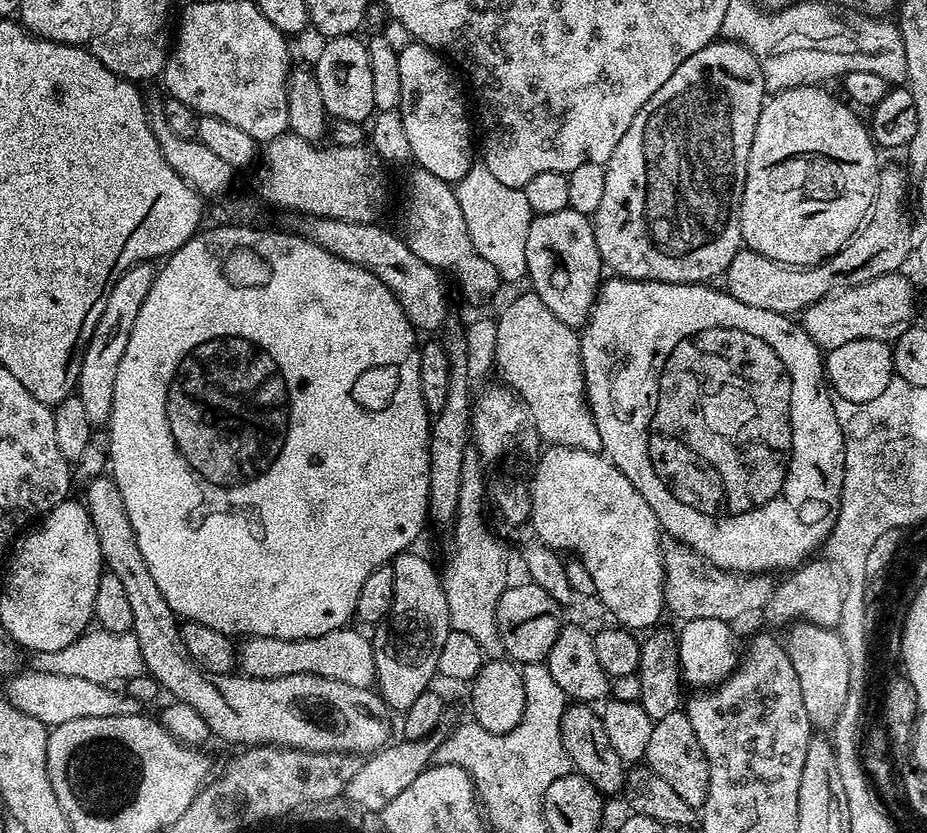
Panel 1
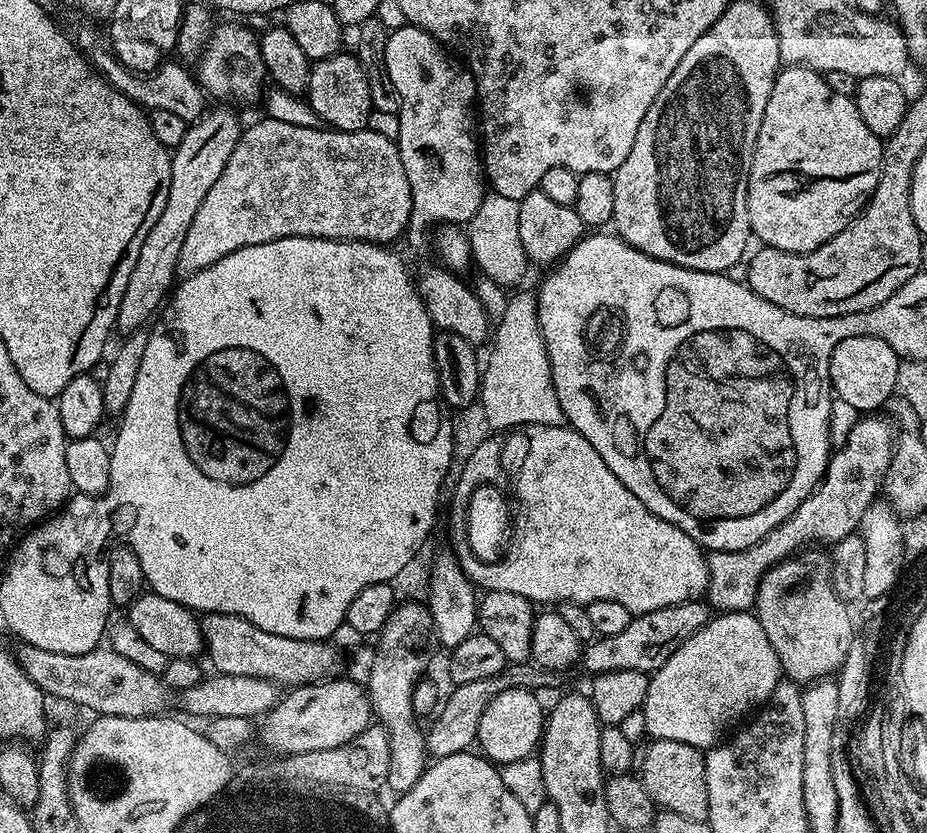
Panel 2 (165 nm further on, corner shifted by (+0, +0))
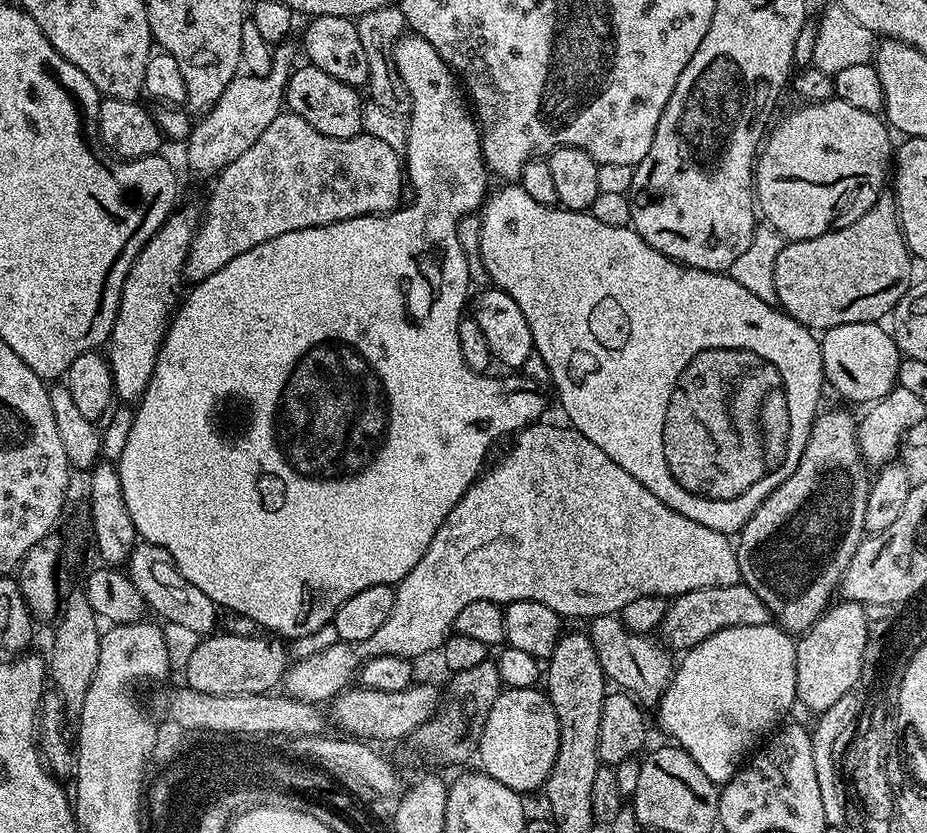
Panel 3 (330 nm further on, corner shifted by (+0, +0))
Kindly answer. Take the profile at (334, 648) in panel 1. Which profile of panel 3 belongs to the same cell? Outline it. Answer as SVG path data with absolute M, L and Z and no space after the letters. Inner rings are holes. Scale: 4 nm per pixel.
M147 542L137 543L135 550L130 554L126 571L130 582L138 590L138 594L143 598L145 605L152 608L161 616L161 621L178 626L187 626L201 634L212 634L217 631L216 612L218 606L194 582L187 580L181 572L176 569L175 564L168 559L168 552L162 546L149 544Z

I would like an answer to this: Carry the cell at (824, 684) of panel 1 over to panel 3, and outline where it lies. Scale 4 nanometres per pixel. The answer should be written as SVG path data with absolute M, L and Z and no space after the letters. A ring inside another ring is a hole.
M840 408L821 411L812 423L806 450L802 450L802 458L794 474L790 474L790 478L786 478L786 482L771 492L758 510L754 510L738 533L740 541L737 539L734 544L741 581L750 586L750 590L754 590L762 602L766 602L775 623L789 634L807 632L814 621L828 611L834 600L832 592L834 596L846 566L850 566L850 558L854 558L854 550L858 550L866 536L864 519L870 468L865 464L858 446L857 423L855 415L852 417Z

